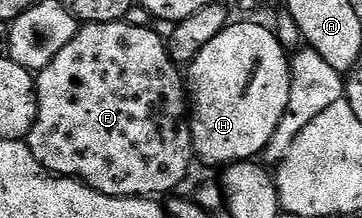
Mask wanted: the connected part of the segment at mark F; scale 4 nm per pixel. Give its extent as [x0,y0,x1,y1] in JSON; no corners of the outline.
[25,20,193,198]

